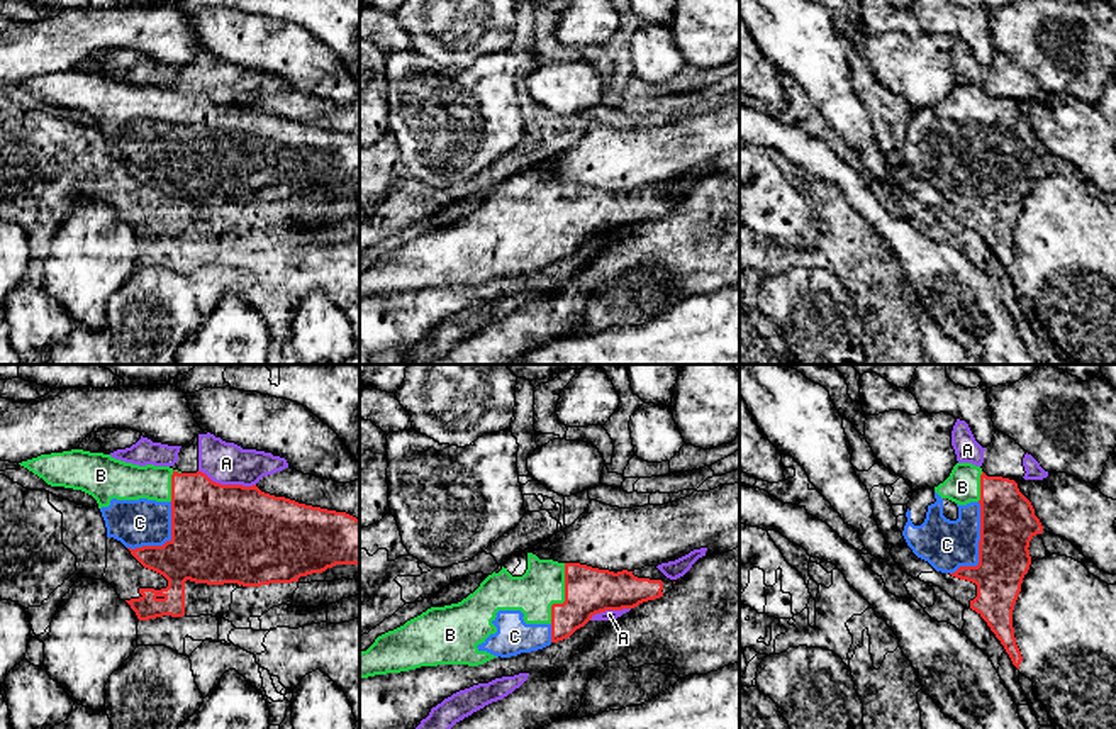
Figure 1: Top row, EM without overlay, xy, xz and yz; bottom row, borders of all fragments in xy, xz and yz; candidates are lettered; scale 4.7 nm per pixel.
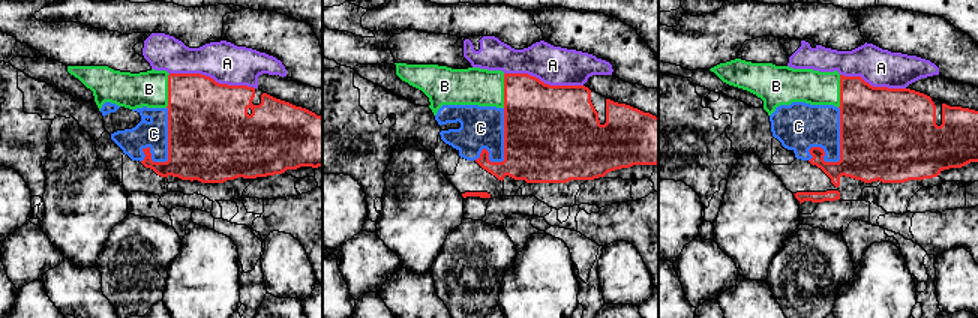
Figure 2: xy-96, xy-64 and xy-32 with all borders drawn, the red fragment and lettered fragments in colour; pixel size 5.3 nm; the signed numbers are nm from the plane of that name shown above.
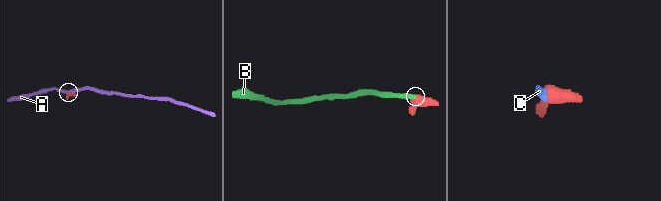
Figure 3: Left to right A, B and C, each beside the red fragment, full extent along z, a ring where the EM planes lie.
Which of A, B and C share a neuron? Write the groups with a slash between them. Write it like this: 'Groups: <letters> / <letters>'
Groups: A / B C

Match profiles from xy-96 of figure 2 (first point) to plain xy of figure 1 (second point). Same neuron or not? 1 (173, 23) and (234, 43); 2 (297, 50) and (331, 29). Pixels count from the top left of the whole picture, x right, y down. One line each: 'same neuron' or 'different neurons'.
1: different neurons
2: different neurons

